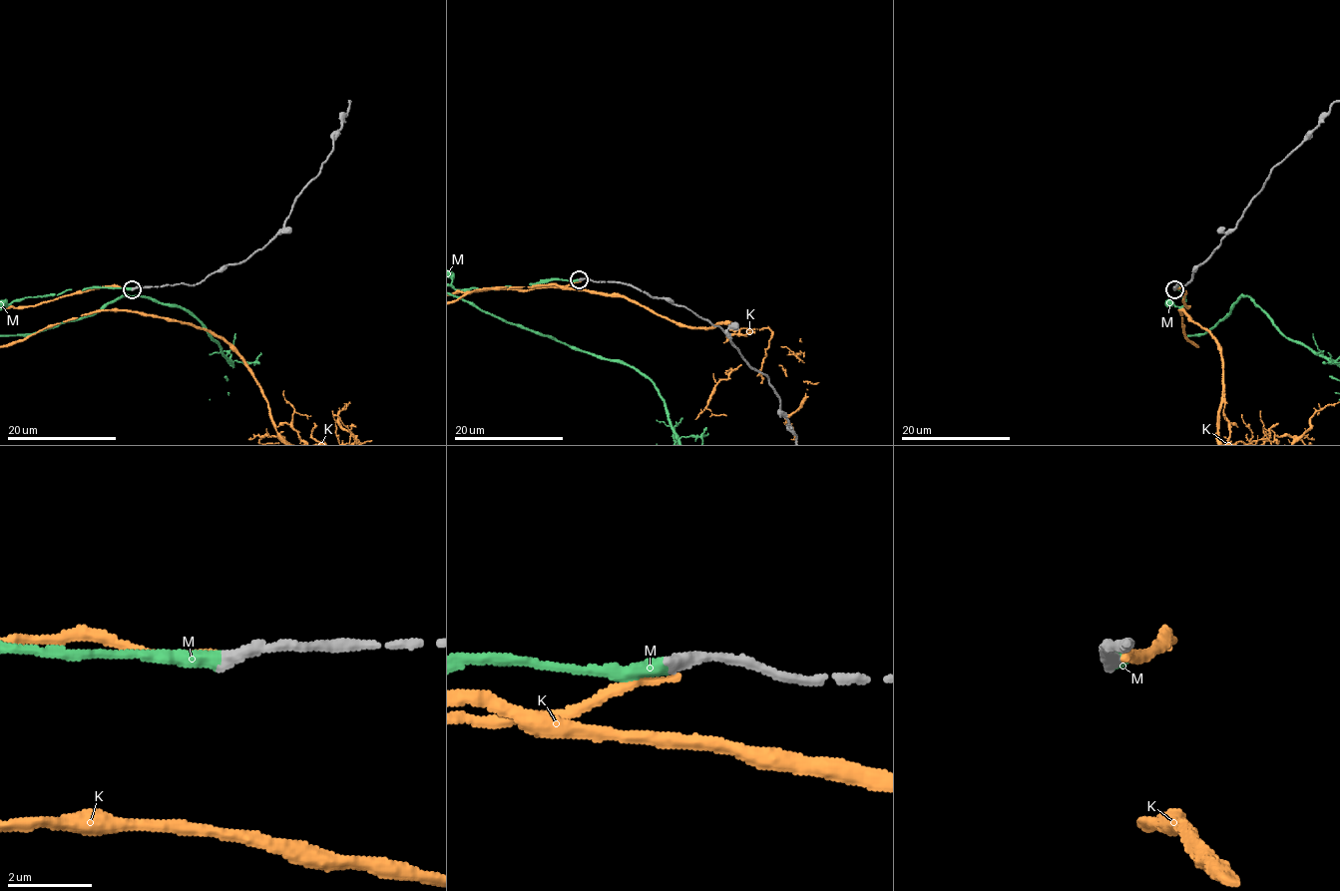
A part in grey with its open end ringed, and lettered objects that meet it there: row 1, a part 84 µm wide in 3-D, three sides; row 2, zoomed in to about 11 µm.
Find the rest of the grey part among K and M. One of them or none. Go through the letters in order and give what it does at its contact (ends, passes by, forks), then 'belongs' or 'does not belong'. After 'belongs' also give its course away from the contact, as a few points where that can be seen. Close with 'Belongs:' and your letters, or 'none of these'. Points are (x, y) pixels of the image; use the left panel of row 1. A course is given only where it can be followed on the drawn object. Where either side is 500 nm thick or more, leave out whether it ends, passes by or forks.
K: it ends there; does not belong
M: it ends there; belongs
Belongs: M

